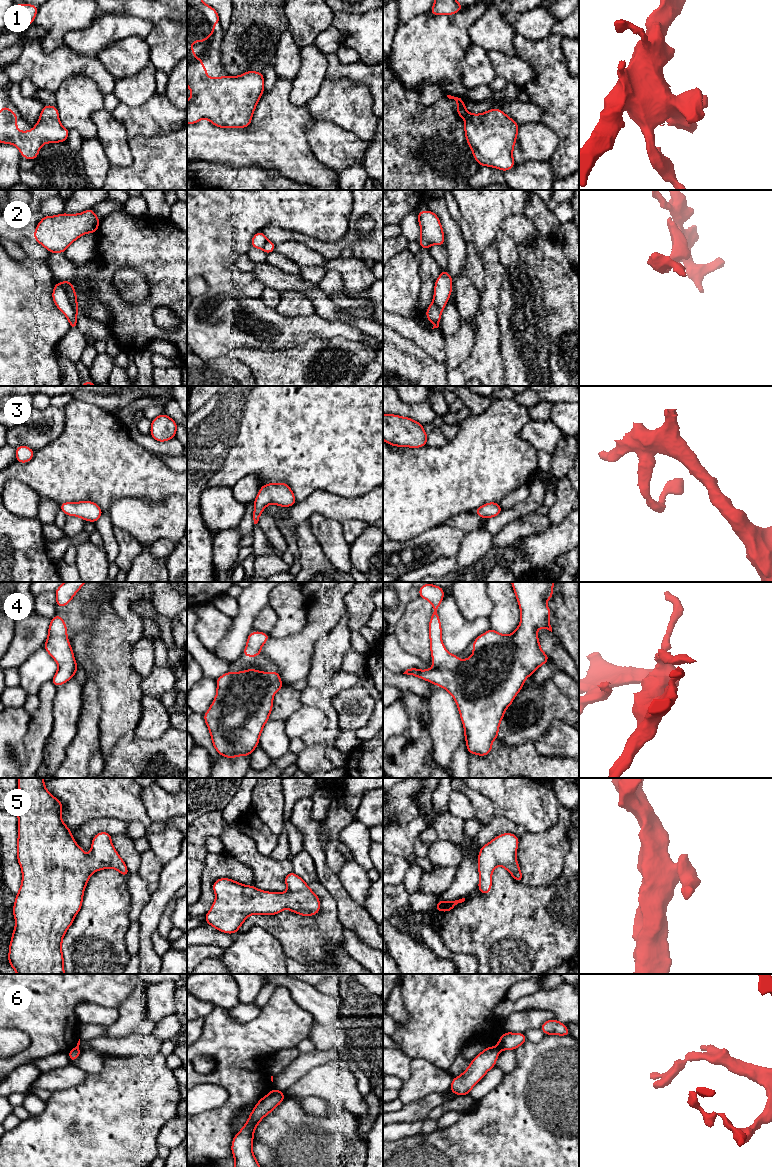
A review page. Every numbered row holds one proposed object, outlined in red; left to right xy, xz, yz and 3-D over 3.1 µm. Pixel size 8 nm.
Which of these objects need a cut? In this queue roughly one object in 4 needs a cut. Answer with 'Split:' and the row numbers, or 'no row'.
Split: 2, 6

